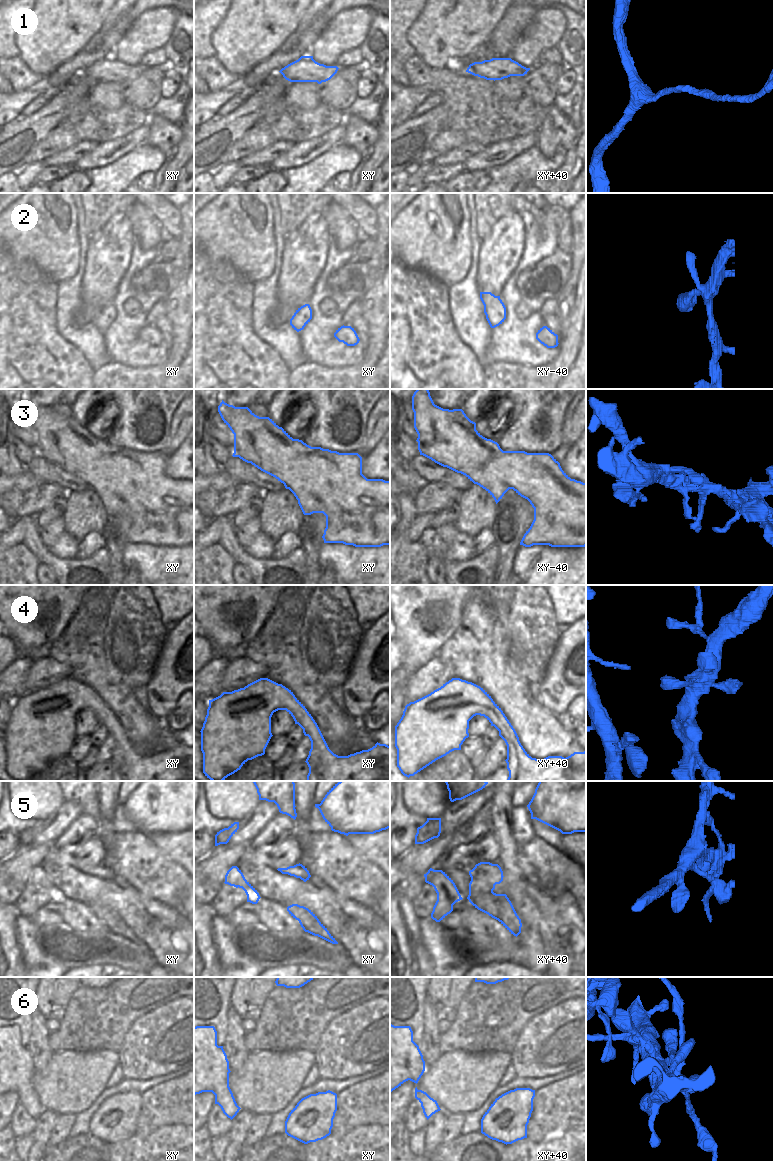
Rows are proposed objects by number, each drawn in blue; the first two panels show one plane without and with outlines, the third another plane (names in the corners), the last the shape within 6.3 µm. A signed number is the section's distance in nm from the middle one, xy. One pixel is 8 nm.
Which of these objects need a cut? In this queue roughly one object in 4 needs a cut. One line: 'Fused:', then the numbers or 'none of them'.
Fused: 5, 6

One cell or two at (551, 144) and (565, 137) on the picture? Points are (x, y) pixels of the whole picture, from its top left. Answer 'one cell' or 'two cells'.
two cells

